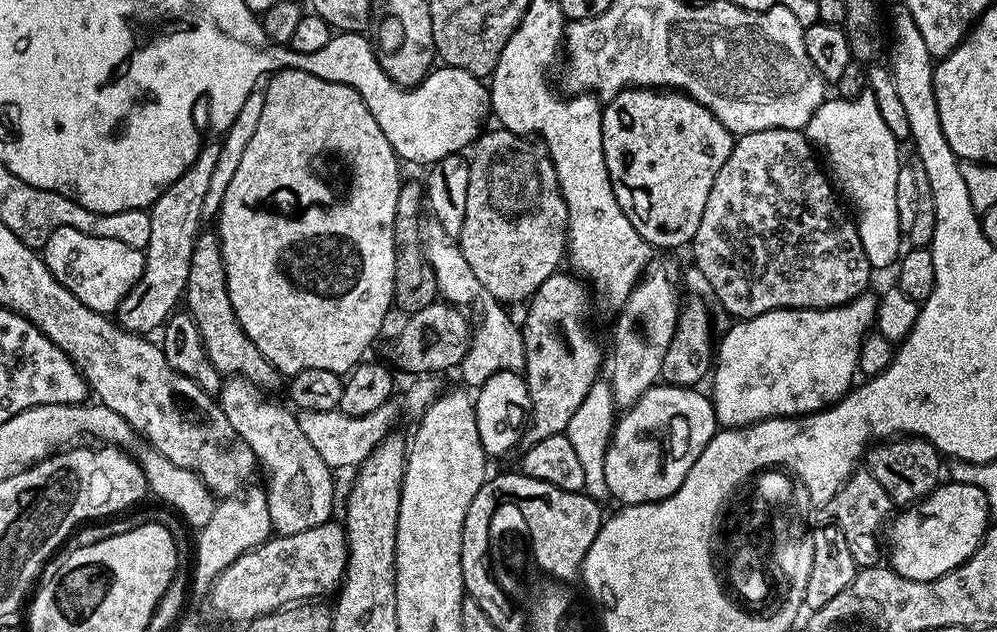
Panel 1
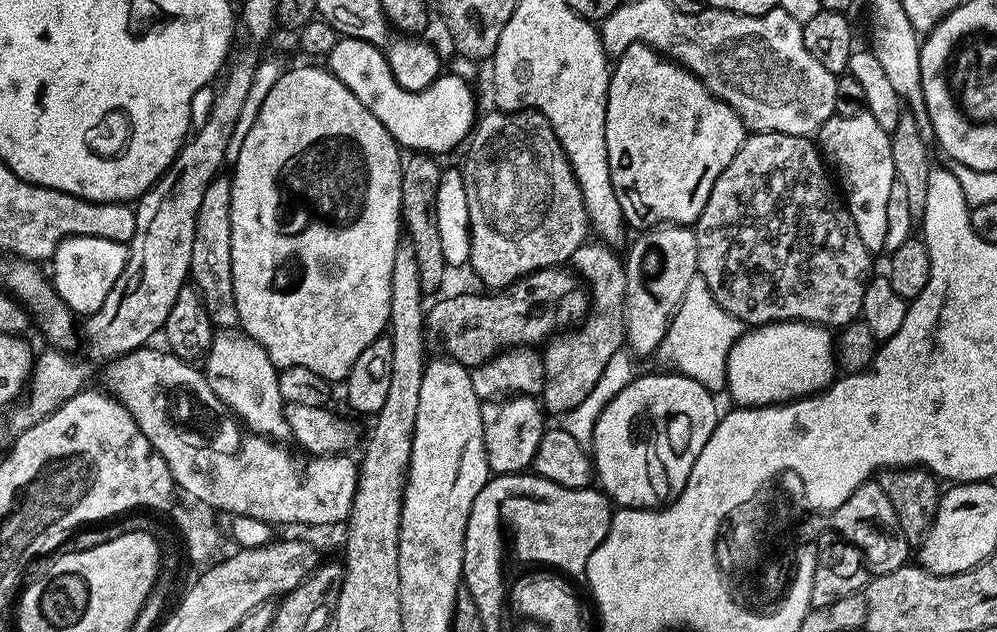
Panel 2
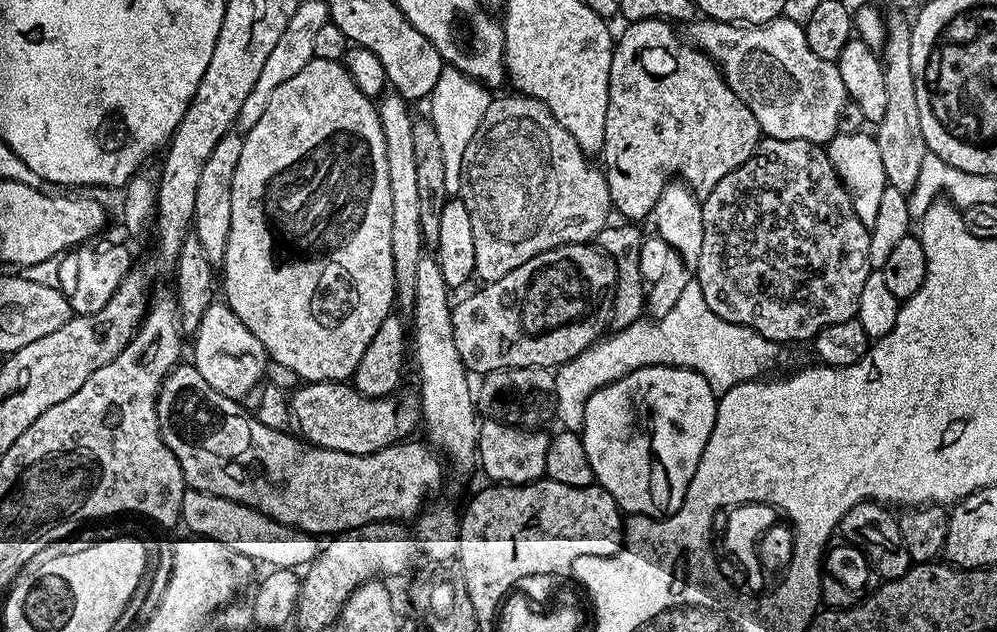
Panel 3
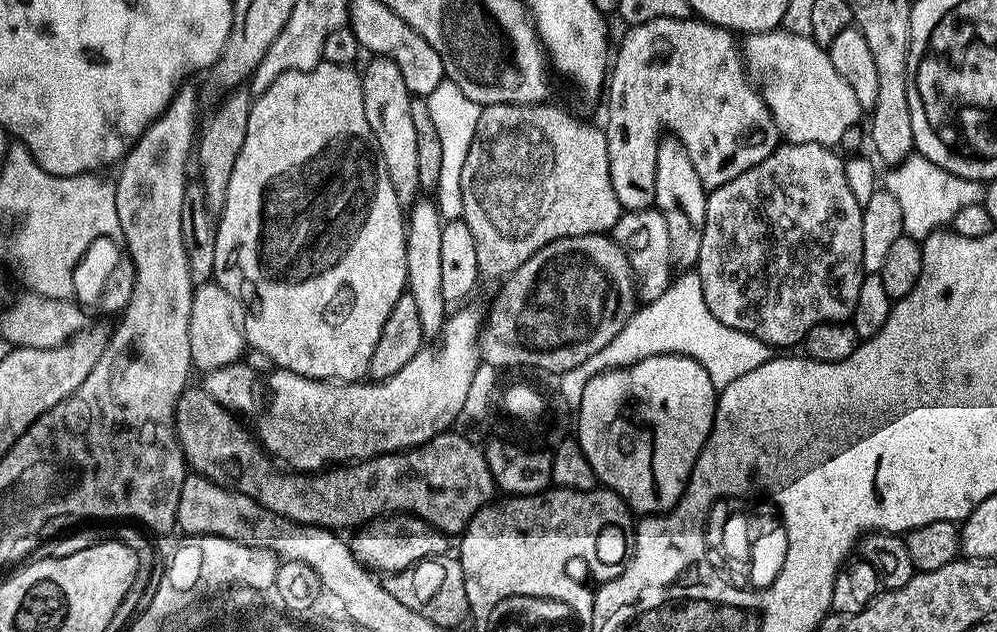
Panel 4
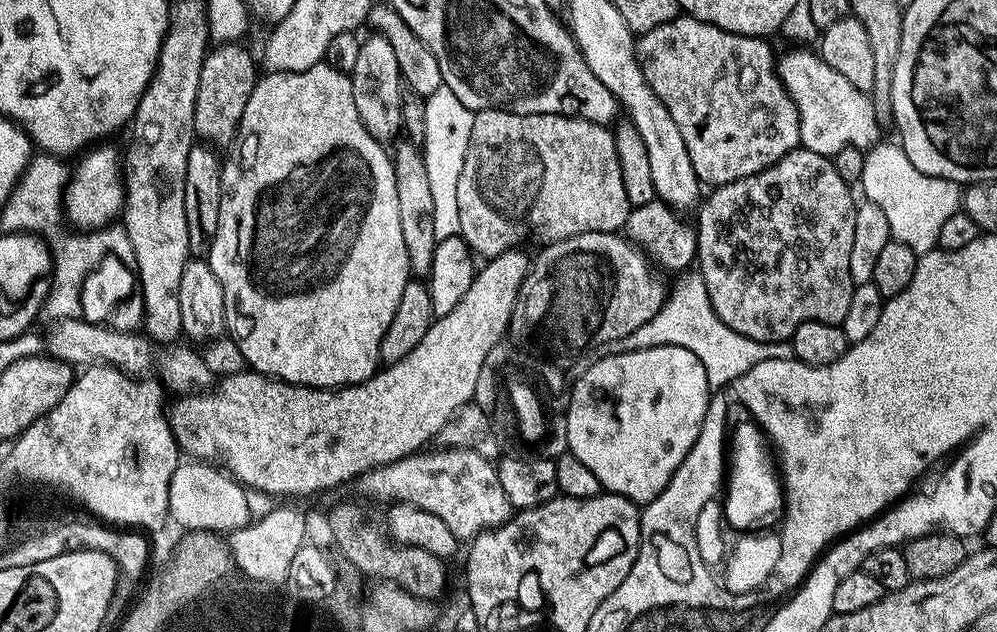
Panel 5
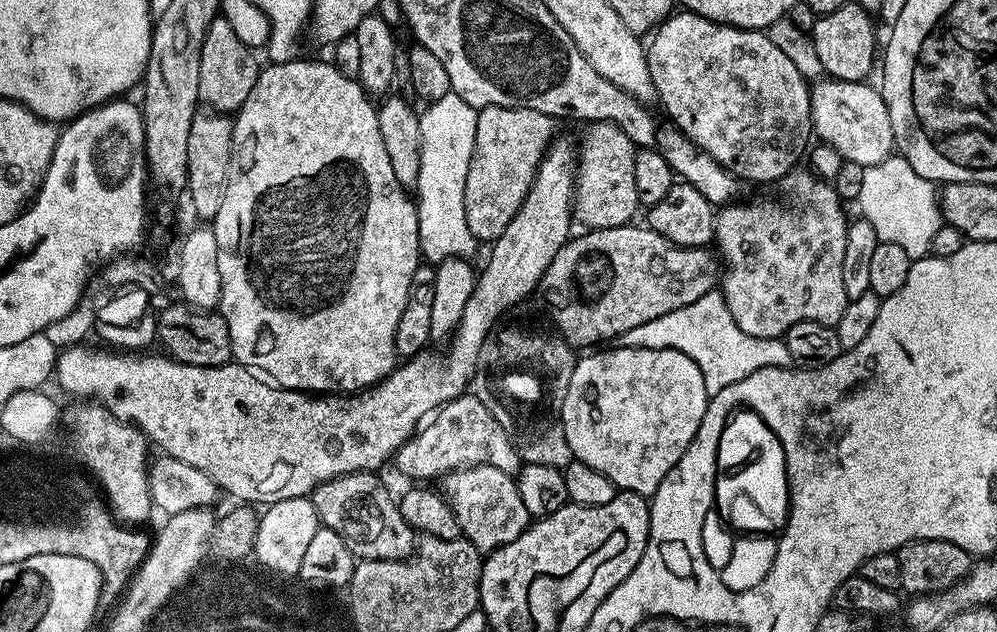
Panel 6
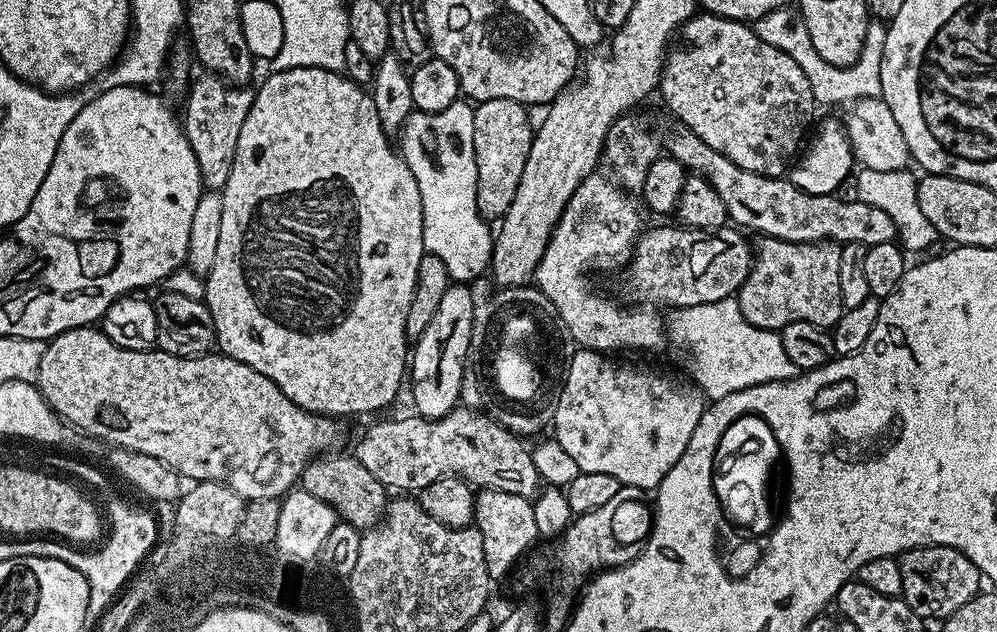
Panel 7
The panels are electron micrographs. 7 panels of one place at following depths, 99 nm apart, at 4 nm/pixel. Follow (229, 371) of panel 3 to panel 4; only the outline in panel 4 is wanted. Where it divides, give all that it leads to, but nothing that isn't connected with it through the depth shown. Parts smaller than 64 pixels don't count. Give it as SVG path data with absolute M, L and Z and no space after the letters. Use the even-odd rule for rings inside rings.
M220 284L195 285L190 306L190 354L197 369L209 372L224 364L237 363L244 356L244 307Z

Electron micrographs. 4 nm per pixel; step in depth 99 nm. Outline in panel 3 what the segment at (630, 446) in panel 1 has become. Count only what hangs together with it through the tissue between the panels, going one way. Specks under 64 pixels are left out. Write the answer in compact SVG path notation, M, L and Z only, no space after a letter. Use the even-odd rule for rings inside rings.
M665 364L634 370L590 394L582 435L595 483L605 488L625 513L657 518L675 514L716 425L717 399L702 374L689 368L667 368Z

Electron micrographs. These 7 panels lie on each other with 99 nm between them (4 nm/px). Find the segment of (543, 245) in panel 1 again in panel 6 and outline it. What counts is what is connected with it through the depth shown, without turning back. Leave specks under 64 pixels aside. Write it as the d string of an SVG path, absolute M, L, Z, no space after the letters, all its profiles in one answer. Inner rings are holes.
M490 106L477 111L474 150L470 158L470 170L466 170L466 190L464 191L466 226L470 226L470 234L474 234L477 242L496 240L502 234L502 230L506 230L506 226L510 226L510 218L514 218L514 214L518 214L518 210L534 182L540 160L544 157L544 151L554 139L552 124L554 124L553 117L529 108ZM596 122L578 144L578 171L574 193L574 220L585 229L617 228L633 223L636 208L641 207L634 190L634 158L637 147L618 126Z

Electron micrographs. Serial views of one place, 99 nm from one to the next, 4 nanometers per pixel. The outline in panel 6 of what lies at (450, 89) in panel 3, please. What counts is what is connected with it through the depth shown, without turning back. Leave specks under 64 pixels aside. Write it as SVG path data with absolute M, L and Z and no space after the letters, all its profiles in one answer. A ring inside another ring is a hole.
M447 92L442 99L431 101L428 109L420 112L422 126L422 162L418 170L418 182L414 192L418 214L418 238L420 255L435 266L444 260L472 258L478 248L470 226L466 226L466 170L470 170L470 158L476 137L477 109L470 107L456 92Z

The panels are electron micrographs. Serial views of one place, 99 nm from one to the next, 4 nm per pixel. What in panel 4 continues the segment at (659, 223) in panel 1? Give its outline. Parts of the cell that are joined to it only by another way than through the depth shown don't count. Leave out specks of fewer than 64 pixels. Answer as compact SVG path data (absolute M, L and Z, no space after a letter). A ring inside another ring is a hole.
M654 18L650 22L633 24L627 29L628 33L620 40L620 49L615 49L614 59L610 64L610 75L606 81L606 100L608 96L608 121L602 124L602 131L606 138L606 150L610 158L610 186L614 186L614 198L618 198L621 209L633 212L655 205L656 195L654 194L654 174L656 173L656 159L658 158L658 146L662 139L662 133L667 130L677 140L686 146L686 154L690 154L690 162L694 162L694 170L698 170L698 178L705 189L711 190L718 186L726 186L738 174L746 174L758 162L762 162L781 143L782 137L776 128L774 118L770 110L764 104L760 93L752 87L752 81L748 79L744 71L744 58L741 49L738 47L738 40L733 33L726 28L718 28L709 24L707 20L699 18Z

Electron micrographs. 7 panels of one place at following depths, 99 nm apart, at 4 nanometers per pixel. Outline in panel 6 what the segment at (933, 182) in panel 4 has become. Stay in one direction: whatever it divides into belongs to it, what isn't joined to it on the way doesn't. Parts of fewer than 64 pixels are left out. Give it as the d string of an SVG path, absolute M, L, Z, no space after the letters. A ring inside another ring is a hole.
M893 154L867 168L863 175L862 192L855 203L860 206L859 215L874 226L882 244L894 242L894 246L902 246L912 260L931 253L934 234L938 234L942 223L938 188L933 181L922 178L915 164L906 162L903 156Z

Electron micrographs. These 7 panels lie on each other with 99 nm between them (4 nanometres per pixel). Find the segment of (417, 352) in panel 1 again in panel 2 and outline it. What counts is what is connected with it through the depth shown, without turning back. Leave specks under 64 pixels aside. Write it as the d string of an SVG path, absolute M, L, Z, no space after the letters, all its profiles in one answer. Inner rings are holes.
M563 267L543 268L523 276L515 284L503 290L493 291L492 296L448 296L426 312L426 336L441 348L443 355L449 360L456 360L465 368L471 370L479 364L491 360L501 350L509 346L540 346L557 331L555 308L559 306L564 296L564 288L572 284L573 273Z

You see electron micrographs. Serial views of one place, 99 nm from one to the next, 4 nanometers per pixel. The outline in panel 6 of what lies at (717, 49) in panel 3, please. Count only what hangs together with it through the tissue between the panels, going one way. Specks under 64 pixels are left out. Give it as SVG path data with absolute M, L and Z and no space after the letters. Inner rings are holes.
M820 78L811 85L812 98L812 130L823 143L831 144L838 152L842 160L860 163L862 167L869 168L886 157L893 155L896 139L894 138L894 126L890 126L890 110L886 110L886 102L879 87L868 82L846 82L831 78Z

